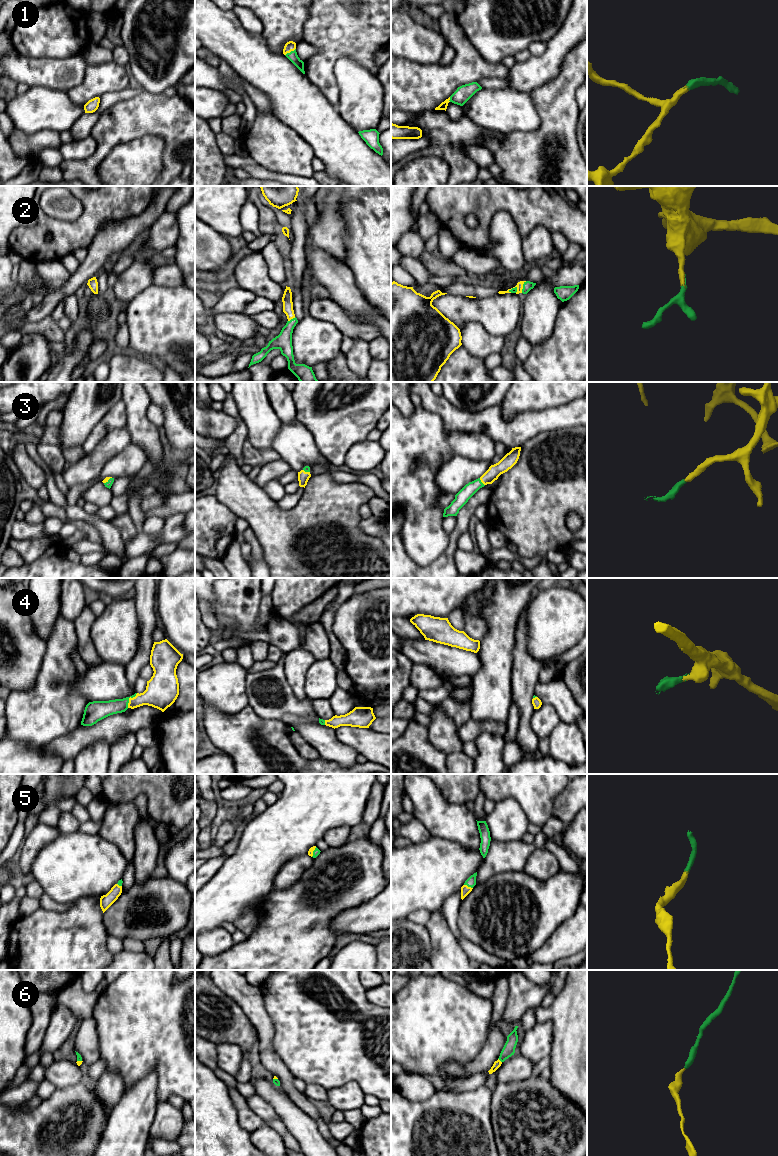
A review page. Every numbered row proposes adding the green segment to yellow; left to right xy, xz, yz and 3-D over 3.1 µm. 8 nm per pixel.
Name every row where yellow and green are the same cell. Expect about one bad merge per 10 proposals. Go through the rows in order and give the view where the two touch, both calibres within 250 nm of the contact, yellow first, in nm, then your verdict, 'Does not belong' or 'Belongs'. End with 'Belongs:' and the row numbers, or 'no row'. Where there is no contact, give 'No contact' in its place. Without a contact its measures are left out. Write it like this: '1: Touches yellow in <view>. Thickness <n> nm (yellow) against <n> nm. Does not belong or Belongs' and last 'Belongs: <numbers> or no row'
1: Touches yellow in xz. Thickness 80 nm (yellow) against 80 nm. Belongs
2: Touches yellow in yz. Thickness 50 nm (yellow) against 80 nm. Belongs
3: Touches yellow in yz. Thickness 110 nm (yellow) against 110 nm. Belongs
4: Touches yellow in xy. Thickness 240 nm (yellow) against 140 nm. Belongs
5: Touches yellow in yz. Thickness 80 nm (yellow) against 80 nm. Belongs
6: Touches yellow in yz. Thickness 60 nm (yellow) against 100 nm. Belongs
Belongs: 1, 2, 3, 4, 5, 6

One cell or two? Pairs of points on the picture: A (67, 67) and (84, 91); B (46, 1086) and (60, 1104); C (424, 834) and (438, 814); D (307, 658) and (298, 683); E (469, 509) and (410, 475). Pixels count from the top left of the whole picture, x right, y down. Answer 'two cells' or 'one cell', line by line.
A: two cells
B: two cells
C: two cells
D: one cell
E: two cells

